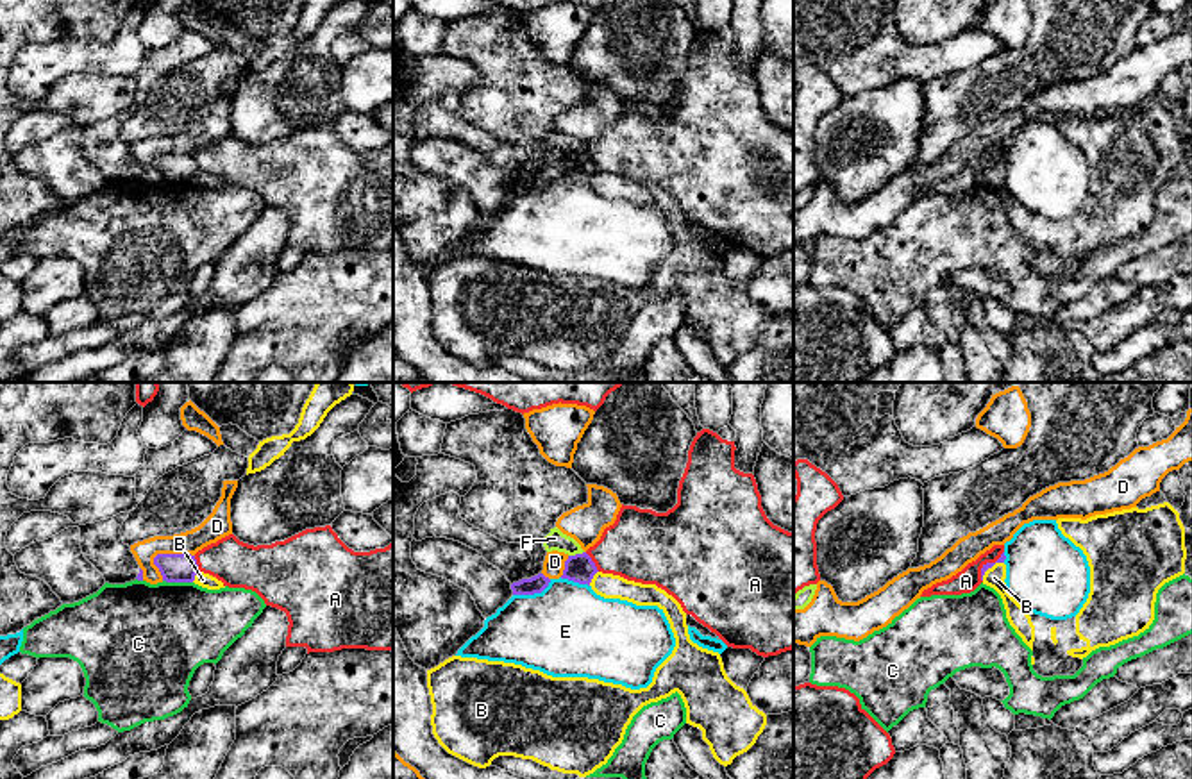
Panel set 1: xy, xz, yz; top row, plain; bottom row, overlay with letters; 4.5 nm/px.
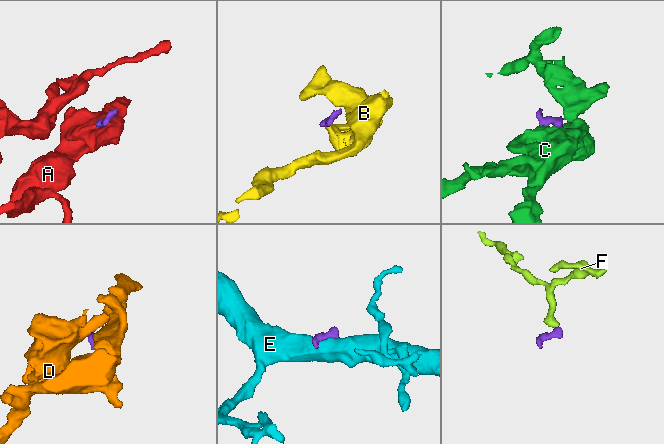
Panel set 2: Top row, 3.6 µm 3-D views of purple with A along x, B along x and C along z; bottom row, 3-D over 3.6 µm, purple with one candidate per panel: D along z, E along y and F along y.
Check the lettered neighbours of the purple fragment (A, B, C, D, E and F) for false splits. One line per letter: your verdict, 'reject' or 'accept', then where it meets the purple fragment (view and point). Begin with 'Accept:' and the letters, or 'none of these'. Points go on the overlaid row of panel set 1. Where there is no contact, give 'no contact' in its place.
Accept: none of these
A: reject; meets purple in xz at (592, 561)
B: reject; meets purple in xz at (592, 577)
C: reject; meets purple in xy at (177, 581)
D: reject; meets purple in xy at (170, 554)
E: reject; meets purple in xz at (533, 594)
F: reject; meets purple in xz at (576, 554)

